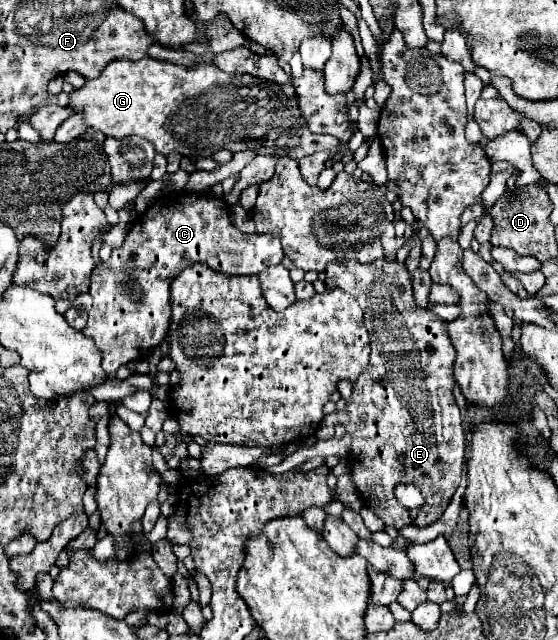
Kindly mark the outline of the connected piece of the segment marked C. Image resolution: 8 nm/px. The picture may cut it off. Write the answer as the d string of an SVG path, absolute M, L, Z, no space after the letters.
M183 192L165 195L162 200L164 205L154 205L154 209L147 209L146 213L137 216L136 223L126 235L126 243L112 251L106 263L98 263L90 277L88 293L92 295L94 303L82 333L90 337L102 351L102 369L110 379L116 377L118 367L128 365L132 359L144 357L150 353L150 349L158 347L166 339L170 327L170 283L180 275L182 269L206 261L212 269L218 269L226 275L258 275L266 267L278 265L284 257L278 237L272 237L270 233L246 235L238 231L228 217L226 203L220 199L210 198L204 193Z

